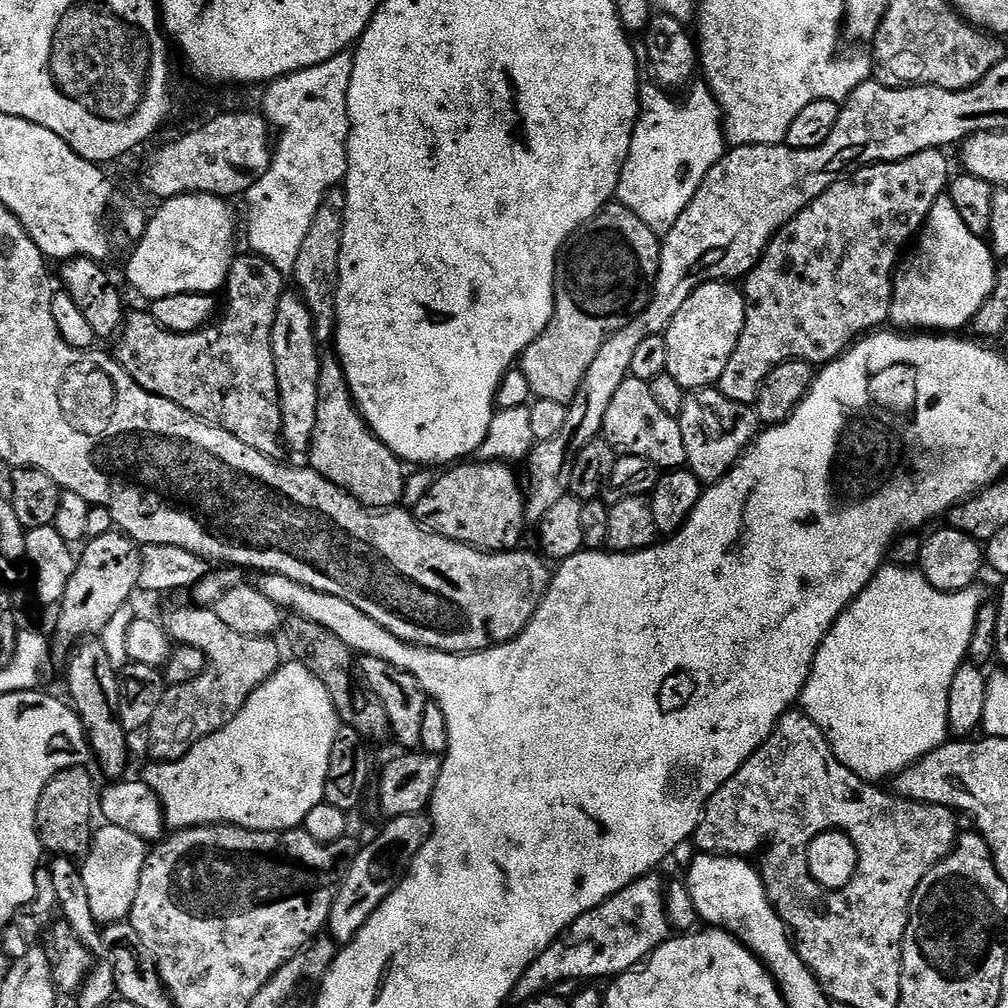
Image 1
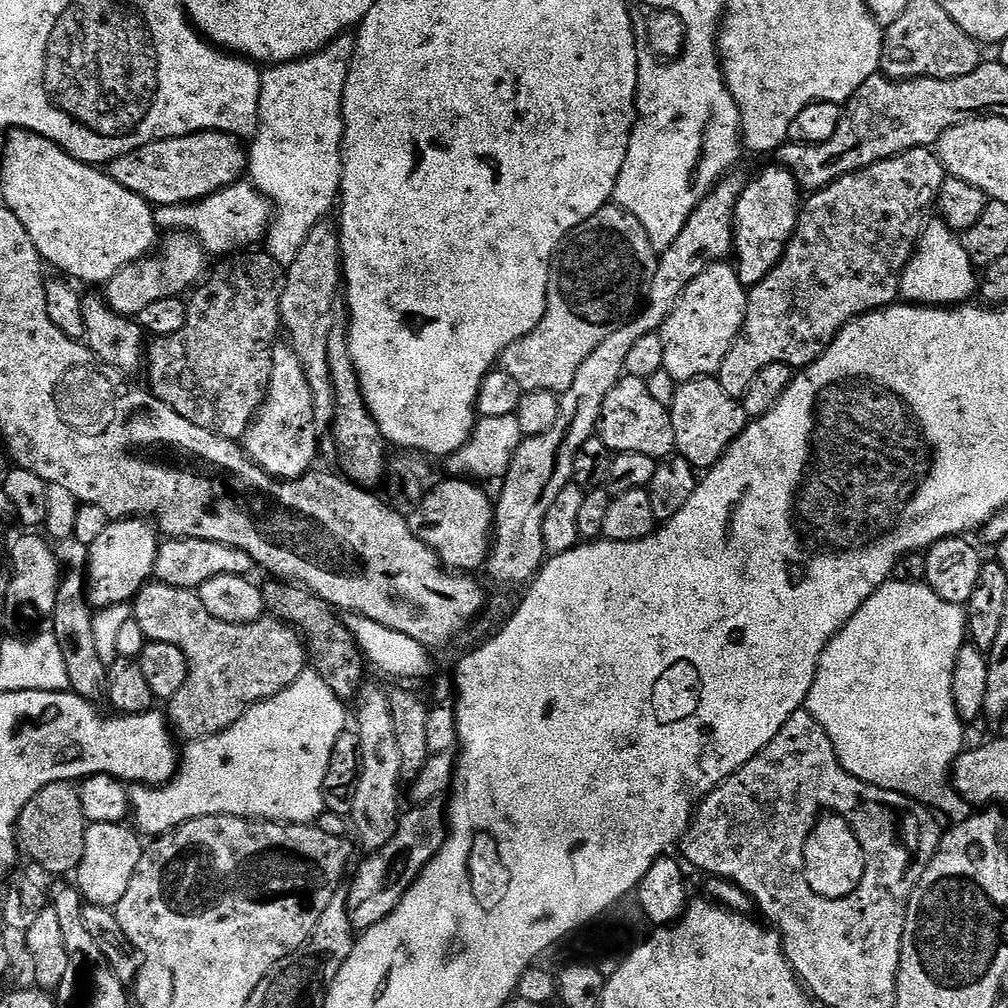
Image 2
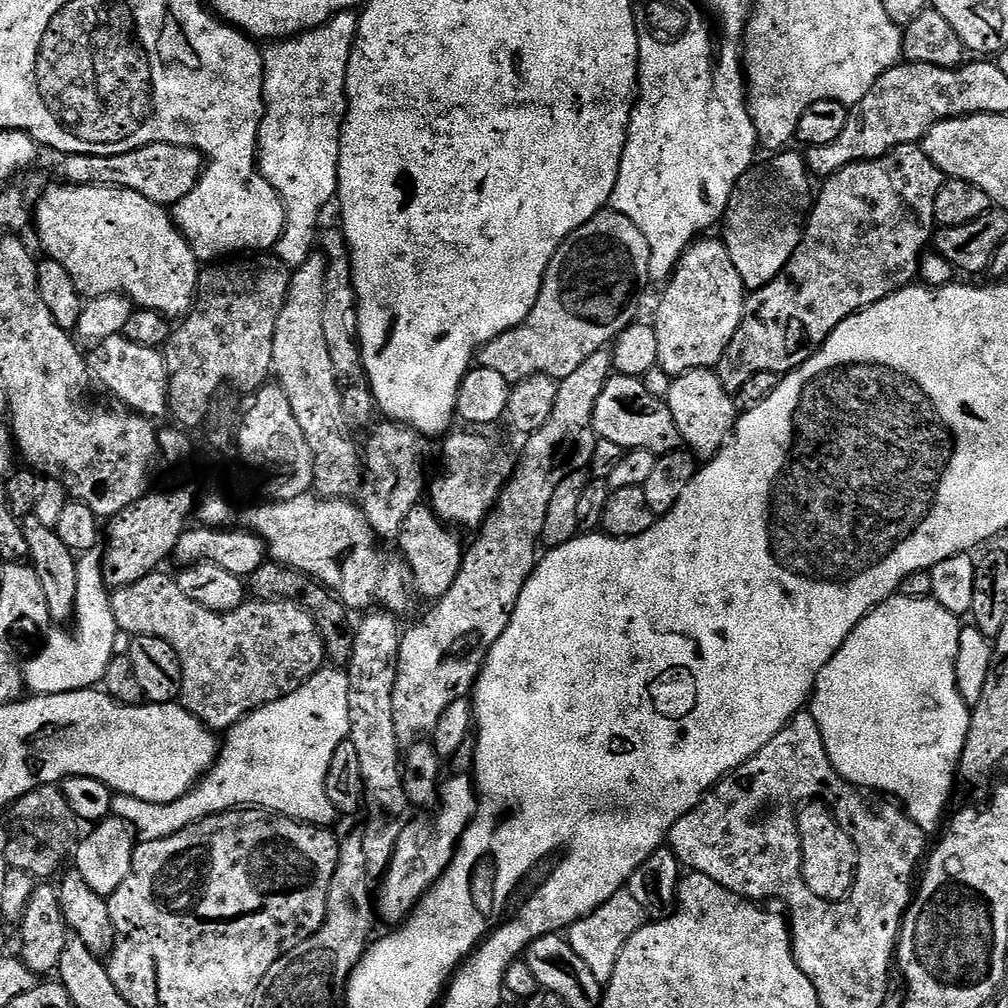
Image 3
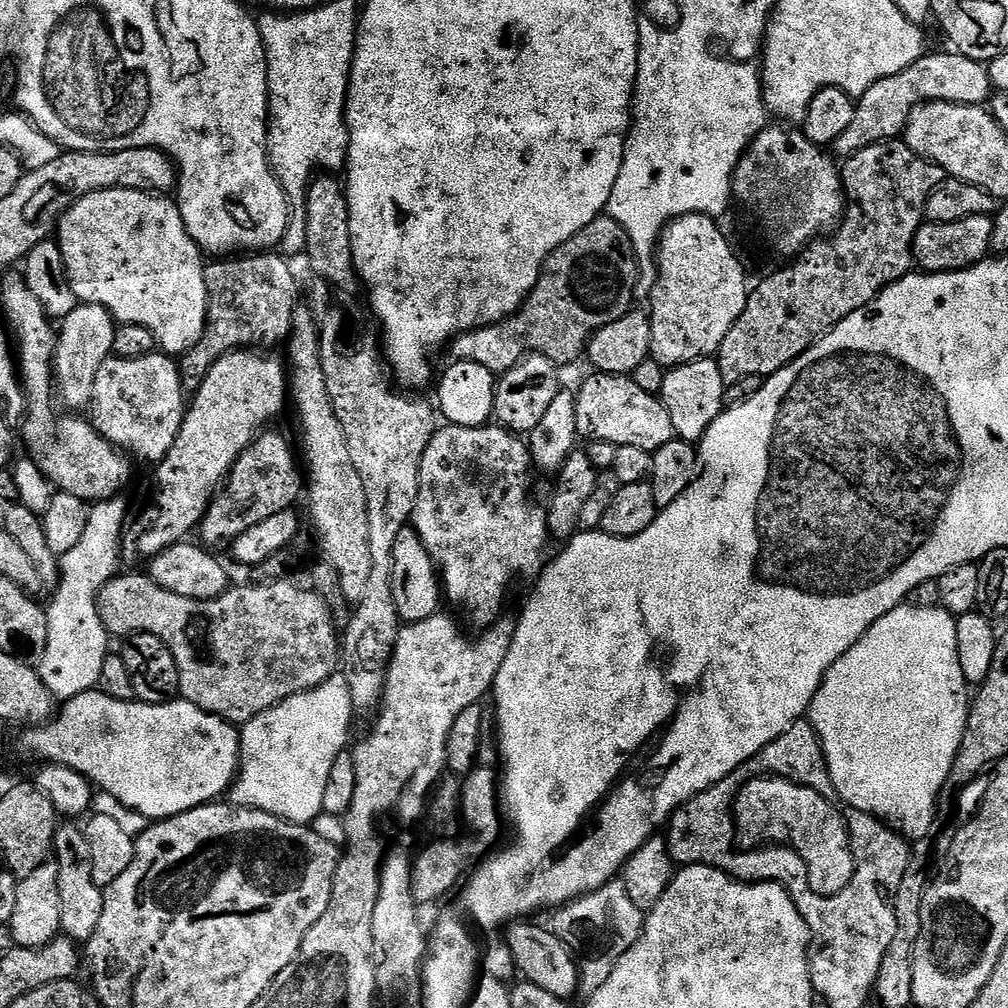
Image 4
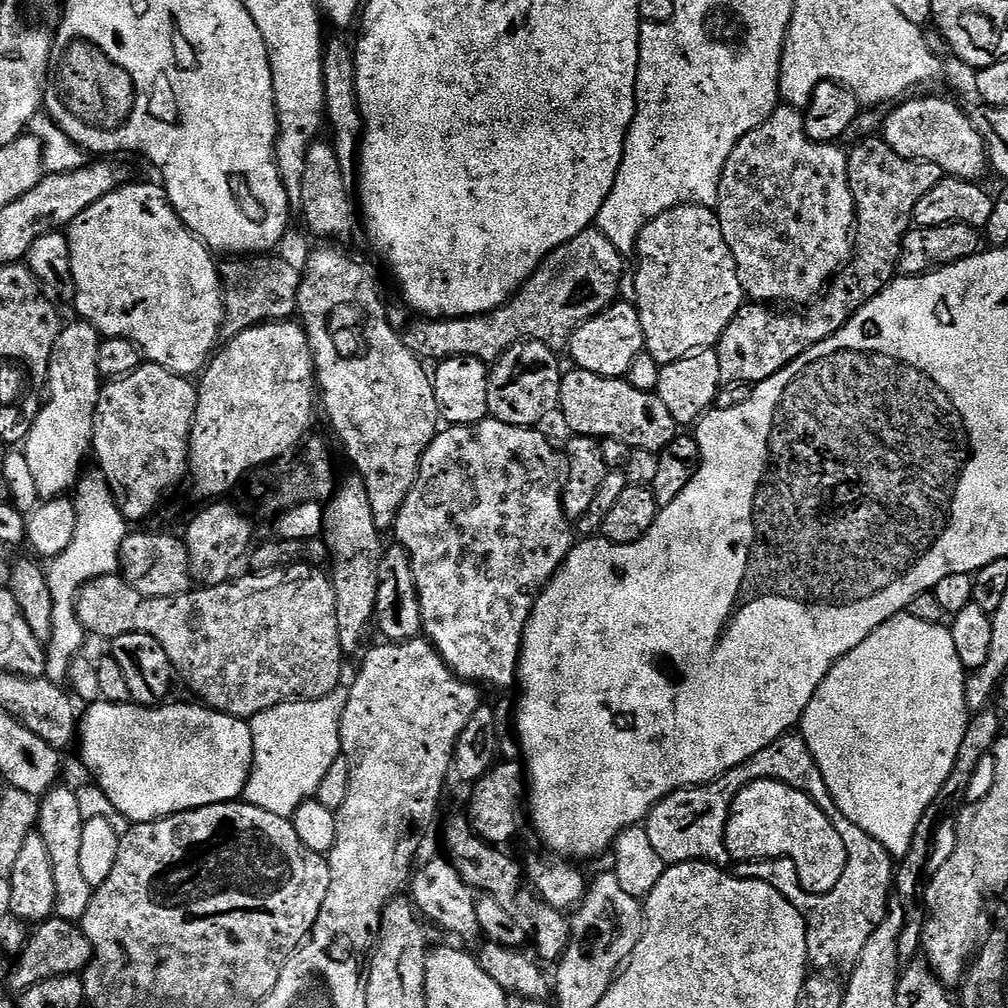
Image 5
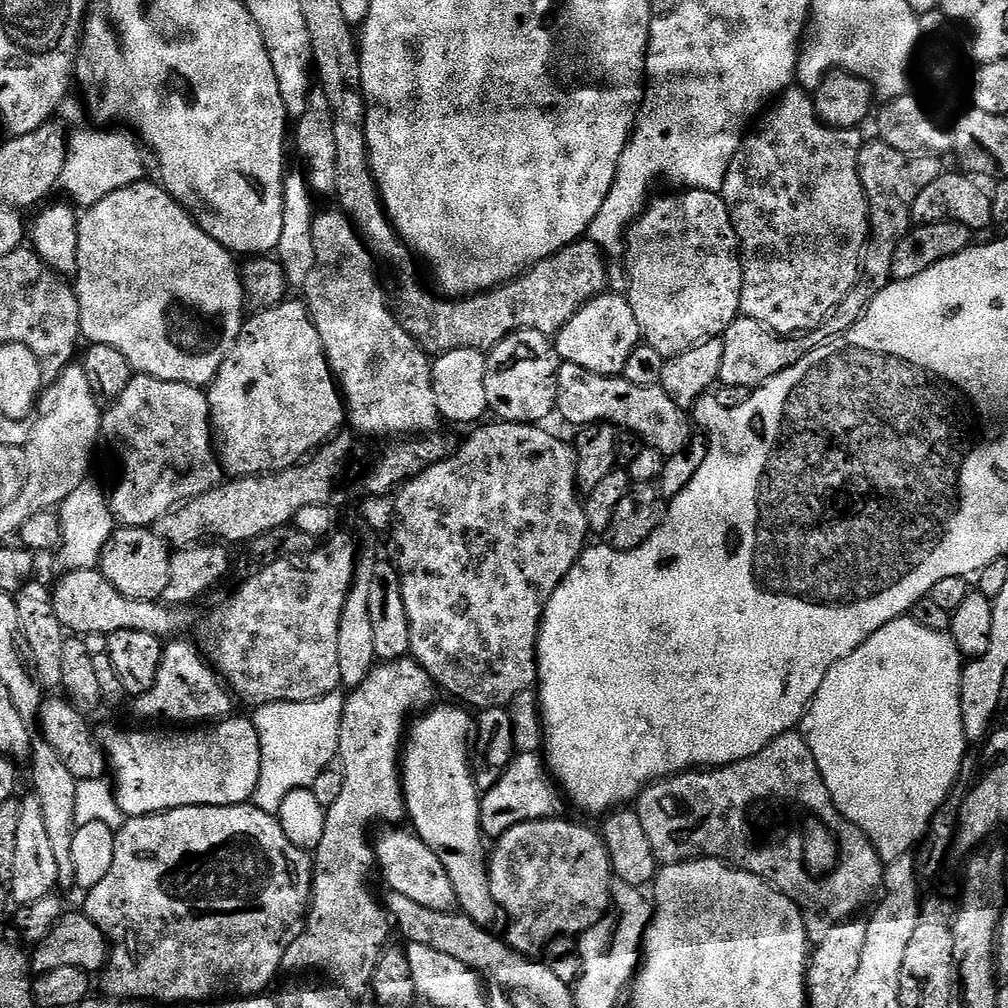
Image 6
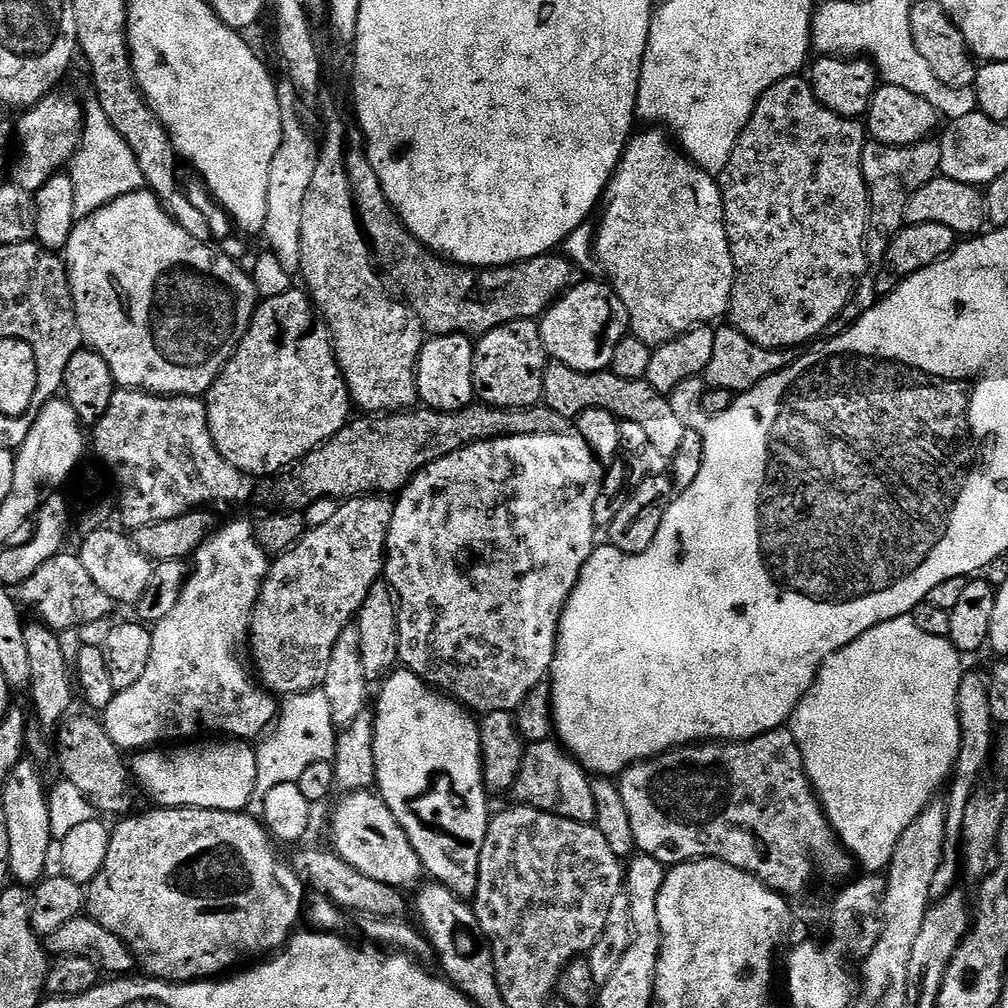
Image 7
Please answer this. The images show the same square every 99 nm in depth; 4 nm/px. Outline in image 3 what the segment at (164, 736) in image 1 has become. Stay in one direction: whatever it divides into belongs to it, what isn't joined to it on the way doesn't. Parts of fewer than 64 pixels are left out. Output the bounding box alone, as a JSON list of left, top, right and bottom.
[111,570,325,734]

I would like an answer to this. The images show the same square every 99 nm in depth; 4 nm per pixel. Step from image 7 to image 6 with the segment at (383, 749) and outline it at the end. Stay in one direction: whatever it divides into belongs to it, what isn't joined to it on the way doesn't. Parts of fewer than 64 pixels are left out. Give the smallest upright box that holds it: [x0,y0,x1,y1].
[402,703,498,926]

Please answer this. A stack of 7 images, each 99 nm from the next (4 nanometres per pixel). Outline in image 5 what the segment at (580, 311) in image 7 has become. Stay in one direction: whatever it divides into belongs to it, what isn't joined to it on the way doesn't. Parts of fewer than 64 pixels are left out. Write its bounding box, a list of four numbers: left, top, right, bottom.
[566,302,645,377]

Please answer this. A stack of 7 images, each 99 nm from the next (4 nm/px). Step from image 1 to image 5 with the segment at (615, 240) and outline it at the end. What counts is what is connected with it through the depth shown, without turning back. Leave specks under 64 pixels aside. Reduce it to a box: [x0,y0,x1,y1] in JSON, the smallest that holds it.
[400,226,625,362]

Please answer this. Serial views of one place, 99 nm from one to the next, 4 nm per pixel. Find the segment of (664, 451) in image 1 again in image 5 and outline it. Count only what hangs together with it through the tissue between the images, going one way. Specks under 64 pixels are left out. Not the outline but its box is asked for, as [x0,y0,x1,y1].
[558,367,678,454]

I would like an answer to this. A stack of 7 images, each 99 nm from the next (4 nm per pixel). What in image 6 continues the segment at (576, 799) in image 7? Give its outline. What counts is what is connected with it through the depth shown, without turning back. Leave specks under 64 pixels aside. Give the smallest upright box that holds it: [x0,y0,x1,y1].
[482,752,566,830]

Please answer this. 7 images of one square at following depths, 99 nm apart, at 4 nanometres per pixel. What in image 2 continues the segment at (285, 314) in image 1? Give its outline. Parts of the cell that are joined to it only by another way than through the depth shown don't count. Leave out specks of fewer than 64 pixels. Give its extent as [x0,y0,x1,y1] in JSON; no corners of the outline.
[242,342,321,480]

